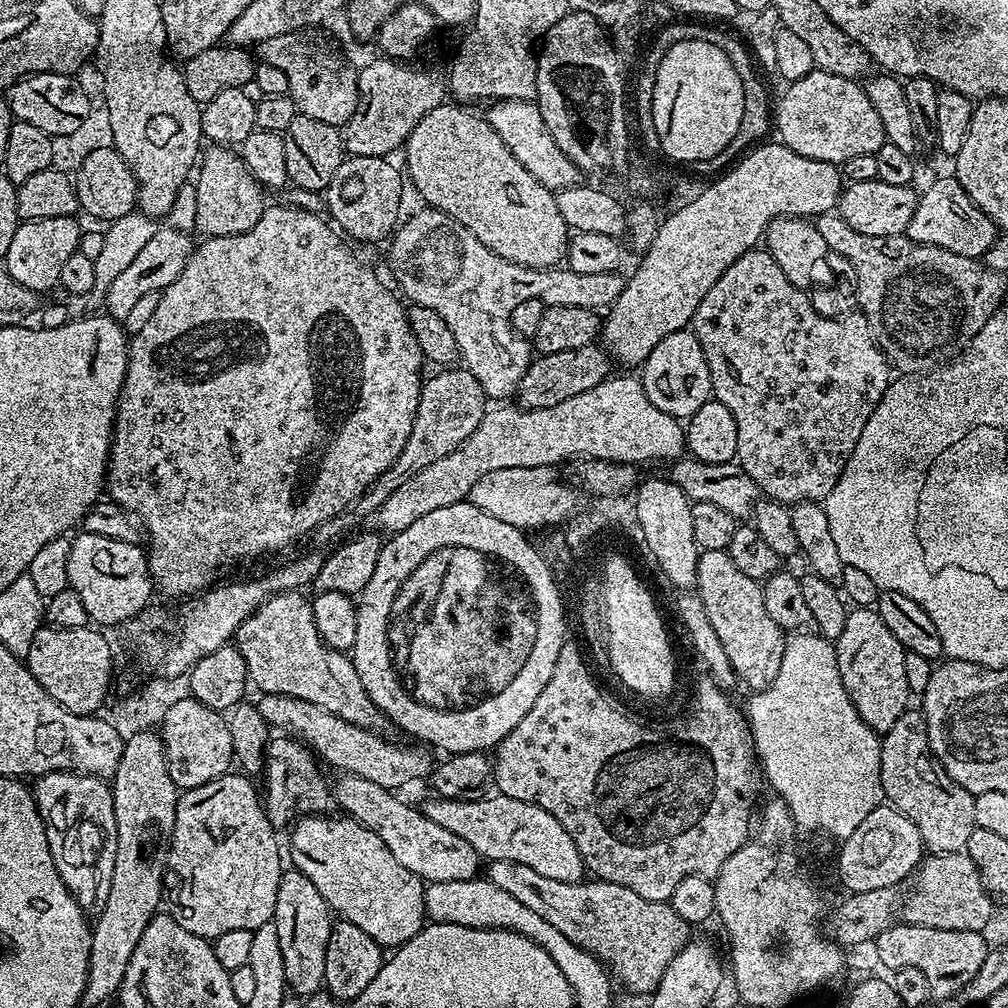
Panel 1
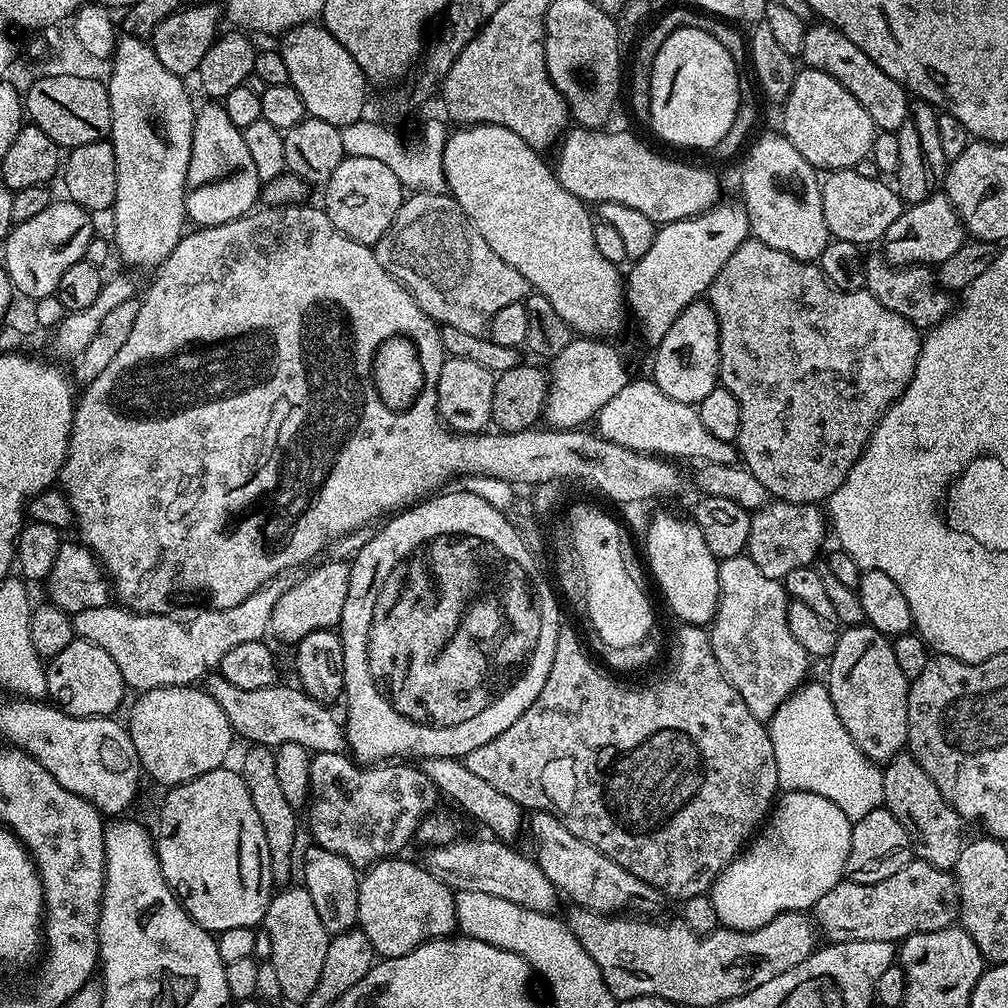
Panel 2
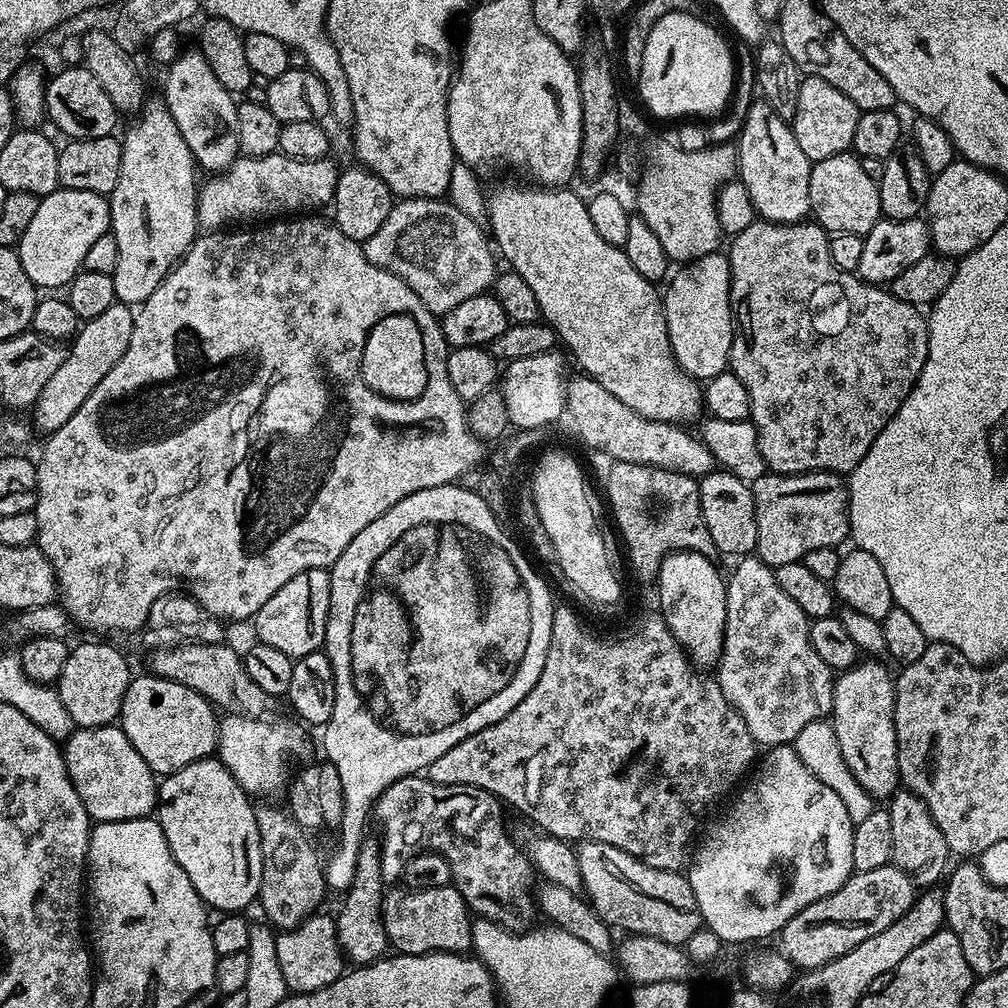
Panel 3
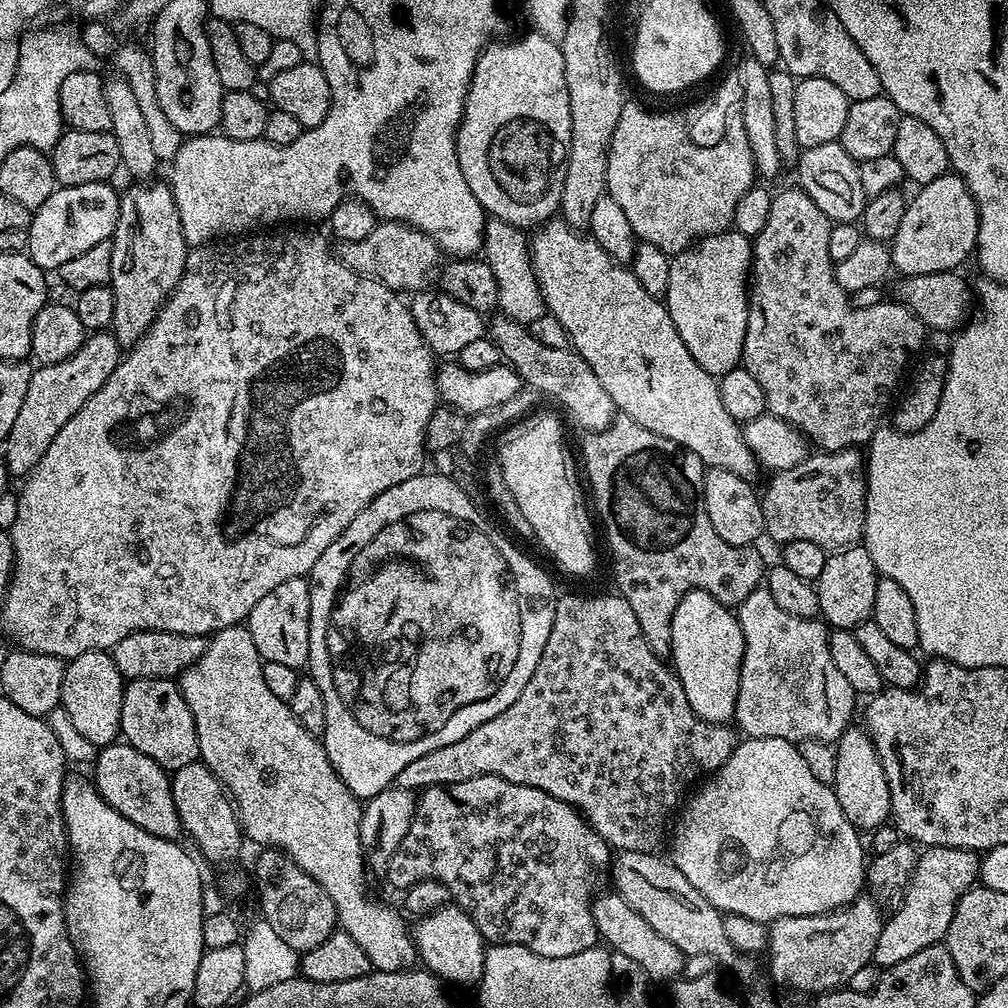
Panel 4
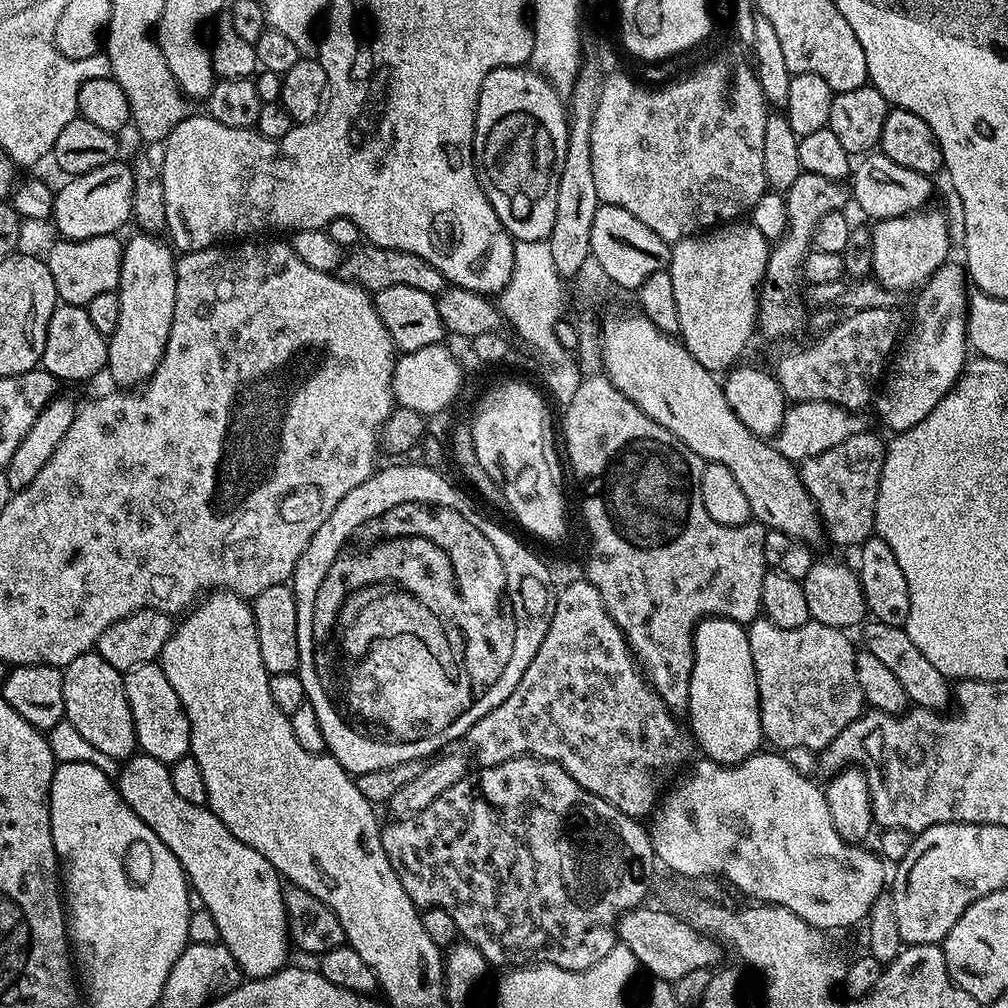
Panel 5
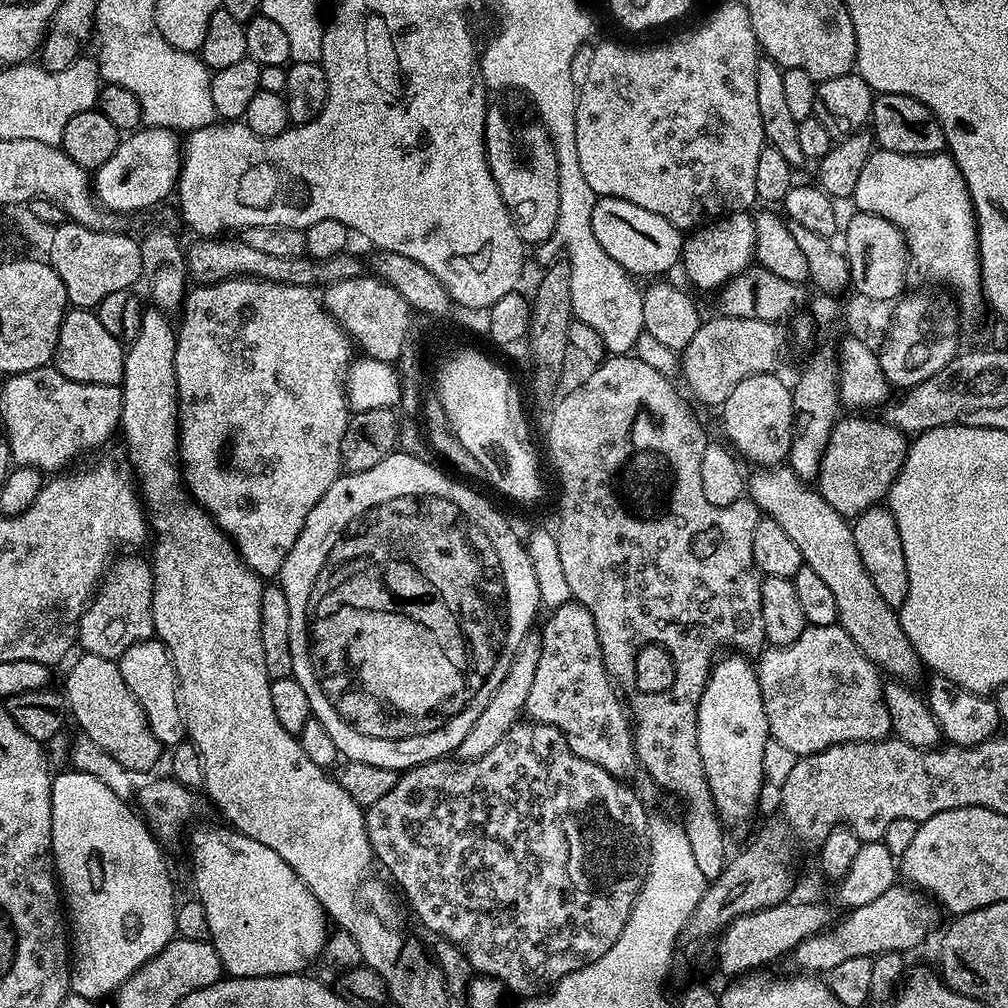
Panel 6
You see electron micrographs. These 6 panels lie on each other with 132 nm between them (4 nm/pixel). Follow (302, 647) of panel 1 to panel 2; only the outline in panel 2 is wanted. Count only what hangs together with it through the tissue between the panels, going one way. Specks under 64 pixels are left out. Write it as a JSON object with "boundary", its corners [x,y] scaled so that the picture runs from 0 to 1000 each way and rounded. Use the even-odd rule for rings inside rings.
{"boundary":[[[427,750],[416,755],[415,761],[421,766],[423,772],[431,779],[438,791],[445,790],[454,801],[460,806],[465,806],[472,813],[477,813],[482,820],[485,821],[487,828],[494,834],[508,835],[516,825],[516,820],[521,820],[522,806],[516,801],[514,796],[510,796],[506,792],[502,792],[502,788],[494,788],[494,784],[490,784],[490,780],[486,780],[486,776],[482,776],[479,772],[474,772],[471,768],[466,768],[466,764],[462,764],[459,753],[450,750]]]}

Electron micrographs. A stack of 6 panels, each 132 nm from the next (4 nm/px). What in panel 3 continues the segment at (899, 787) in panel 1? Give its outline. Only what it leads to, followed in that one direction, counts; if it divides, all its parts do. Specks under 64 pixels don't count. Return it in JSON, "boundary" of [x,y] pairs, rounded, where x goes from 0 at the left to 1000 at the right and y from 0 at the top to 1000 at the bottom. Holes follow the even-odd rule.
{"boundary":[[[890,784],[880,795],[879,801],[883,808],[883,824],[887,830],[884,856],[895,862],[910,879],[925,879],[928,873],[936,874],[941,860],[942,846],[938,831],[935,823],[931,823],[931,815],[927,815],[919,796],[903,785]]]}

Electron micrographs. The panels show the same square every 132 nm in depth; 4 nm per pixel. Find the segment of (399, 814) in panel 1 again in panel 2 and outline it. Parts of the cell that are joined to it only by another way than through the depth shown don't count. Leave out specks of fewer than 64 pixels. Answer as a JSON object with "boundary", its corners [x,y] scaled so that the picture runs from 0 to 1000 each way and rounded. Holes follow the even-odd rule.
{"boundary":[[[490,831],[484,833],[456,833],[427,842],[420,858],[439,877],[449,884],[479,885],[500,891],[514,899],[536,906],[547,907],[552,903],[556,886],[533,859],[529,850],[520,849],[505,836]]]}

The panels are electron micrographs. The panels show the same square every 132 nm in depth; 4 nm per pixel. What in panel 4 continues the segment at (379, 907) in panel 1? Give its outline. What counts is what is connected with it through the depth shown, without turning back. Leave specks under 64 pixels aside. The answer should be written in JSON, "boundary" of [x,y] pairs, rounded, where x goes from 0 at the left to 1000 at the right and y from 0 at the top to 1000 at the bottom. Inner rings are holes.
{"boundary":[[[450,895],[420,908],[411,917],[411,936],[414,949],[421,952],[420,959],[431,968],[436,968],[441,977],[468,976],[475,977],[479,966],[482,934],[470,919],[466,907],[462,907]]]}

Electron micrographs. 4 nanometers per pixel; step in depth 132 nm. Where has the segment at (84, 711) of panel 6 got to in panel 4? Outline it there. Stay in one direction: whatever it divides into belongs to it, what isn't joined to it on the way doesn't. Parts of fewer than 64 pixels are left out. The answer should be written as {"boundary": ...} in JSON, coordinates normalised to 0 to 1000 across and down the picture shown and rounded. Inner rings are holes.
{"boundary":[[[86,647],[66,656],[62,673],[60,697],[69,708],[69,716],[85,733],[101,743],[106,738],[116,737],[121,716],[121,692],[125,676],[117,661],[113,661],[107,647]]]}

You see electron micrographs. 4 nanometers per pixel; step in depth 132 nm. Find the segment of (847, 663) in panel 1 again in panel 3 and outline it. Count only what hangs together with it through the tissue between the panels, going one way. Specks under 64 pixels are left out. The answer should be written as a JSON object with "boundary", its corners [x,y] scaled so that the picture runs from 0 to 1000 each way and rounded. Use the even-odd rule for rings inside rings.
{"boundary":[[[869,653],[854,654],[846,663],[840,663],[837,667],[832,668],[828,672],[825,680],[825,704],[823,707],[823,717],[827,728],[831,732],[831,744],[835,744],[835,752],[839,752],[839,760],[843,760],[843,768],[847,768],[847,772],[851,776],[851,780],[855,780],[855,784],[859,784],[862,790],[870,795],[880,795],[894,781],[893,765],[891,764],[891,736],[889,735],[889,725],[887,724],[887,696],[889,695],[889,677],[886,668],[881,668],[881,663]]]}

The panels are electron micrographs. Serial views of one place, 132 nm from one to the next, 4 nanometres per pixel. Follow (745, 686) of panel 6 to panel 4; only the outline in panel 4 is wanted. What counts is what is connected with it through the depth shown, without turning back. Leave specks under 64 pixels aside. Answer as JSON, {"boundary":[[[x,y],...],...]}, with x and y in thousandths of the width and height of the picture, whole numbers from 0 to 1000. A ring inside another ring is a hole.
{"boundary":[[[691,583],[684,585],[675,594],[667,610],[665,659],[681,685],[681,696],[685,696],[688,708],[699,714],[701,718],[722,718],[729,711],[737,652],[736,621],[730,615],[729,606],[723,600],[712,597],[712,593],[700,589],[700,585]]]}

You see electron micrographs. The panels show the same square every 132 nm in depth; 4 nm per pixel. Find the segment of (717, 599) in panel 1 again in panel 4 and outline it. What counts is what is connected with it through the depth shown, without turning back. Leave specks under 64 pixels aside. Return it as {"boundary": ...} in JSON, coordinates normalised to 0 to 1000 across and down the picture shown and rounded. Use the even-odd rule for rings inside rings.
{"boundary":[[[758,581],[748,584],[732,600],[729,609],[731,617],[736,621],[738,634],[738,652],[734,662],[732,696],[728,711],[729,717],[734,717],[733,725],[738,725],[739,731],[780,732],[787,736],[832,734],[835,727],[846,717],[845,705],[849,702],[851,688],[843,681],[843,677],[839,677],[839,673],[823,653],[823,627],[816,614],[788,613],[788,609],[772,605],[768,593],[764,593],[761,582]]]}

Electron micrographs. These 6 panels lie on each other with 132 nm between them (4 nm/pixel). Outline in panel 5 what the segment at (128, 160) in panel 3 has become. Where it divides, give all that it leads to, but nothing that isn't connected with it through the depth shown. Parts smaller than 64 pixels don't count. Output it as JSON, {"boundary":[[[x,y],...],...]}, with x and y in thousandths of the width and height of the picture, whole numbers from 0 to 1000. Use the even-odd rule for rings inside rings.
{"boundary":[[[134,232],[126,236],[120,252],[120,274],[117,289],[119,291],[119,303],[117,304],[117,327],[106,334],[107,359],[106,372],[111,372],[111,377],[116,386],[131,387],[151,376],[151,372],[157,367],[157,359],[163,354],[163,344],[169,335],[169,323],[173,312],[173,296],[175,295],[175,260],[176,255],[166,246],[158,233]]]}

